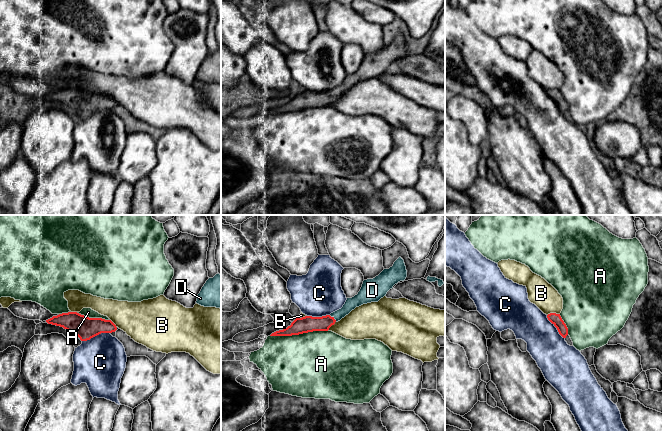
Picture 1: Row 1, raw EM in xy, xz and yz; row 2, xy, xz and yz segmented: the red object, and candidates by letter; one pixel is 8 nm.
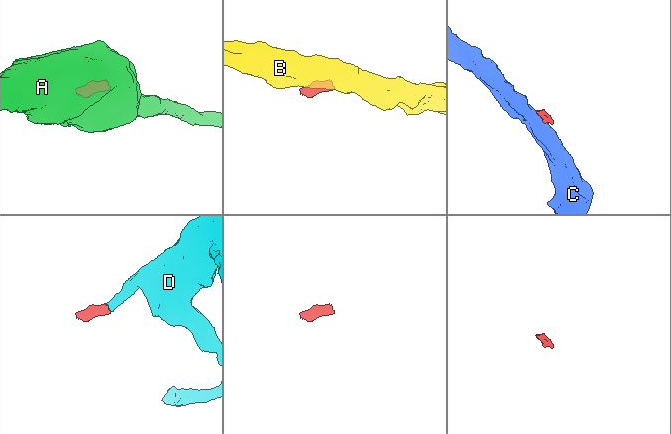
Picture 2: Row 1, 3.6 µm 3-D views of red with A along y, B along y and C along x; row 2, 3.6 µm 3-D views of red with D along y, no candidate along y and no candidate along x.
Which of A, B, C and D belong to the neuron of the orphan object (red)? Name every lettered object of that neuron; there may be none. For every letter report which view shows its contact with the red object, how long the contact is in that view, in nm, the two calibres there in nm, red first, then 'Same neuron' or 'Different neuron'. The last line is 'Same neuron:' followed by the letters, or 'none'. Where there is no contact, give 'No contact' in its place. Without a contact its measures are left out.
A: Touches red in xz. Shared border 480 nm. Thickness 130 nm (red) against 480 nm. Different neuron
B: Touches red in yz. Shared border 110 nm. Thickness 90 nm (red) against 200 nm. Different neuron
C: Touches red in xy. Shared border 240 nm. Thickness 180 nm (red) against 400 nm. Different neuron
D: Touches red in xz. Shared border 80 nm. Thickness 130 nm (red) against 100 nm. Same neuron
Same neuron: D

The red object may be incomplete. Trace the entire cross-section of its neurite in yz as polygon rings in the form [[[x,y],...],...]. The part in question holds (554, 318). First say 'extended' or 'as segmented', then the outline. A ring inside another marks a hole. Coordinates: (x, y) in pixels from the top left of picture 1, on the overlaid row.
as segmented; [[[550,313],[547,315],[547,318],[557,328],[559,334],[563,338],[566,338],[566,336],[568,335],[568,328],[562,320],[560,314]]]

